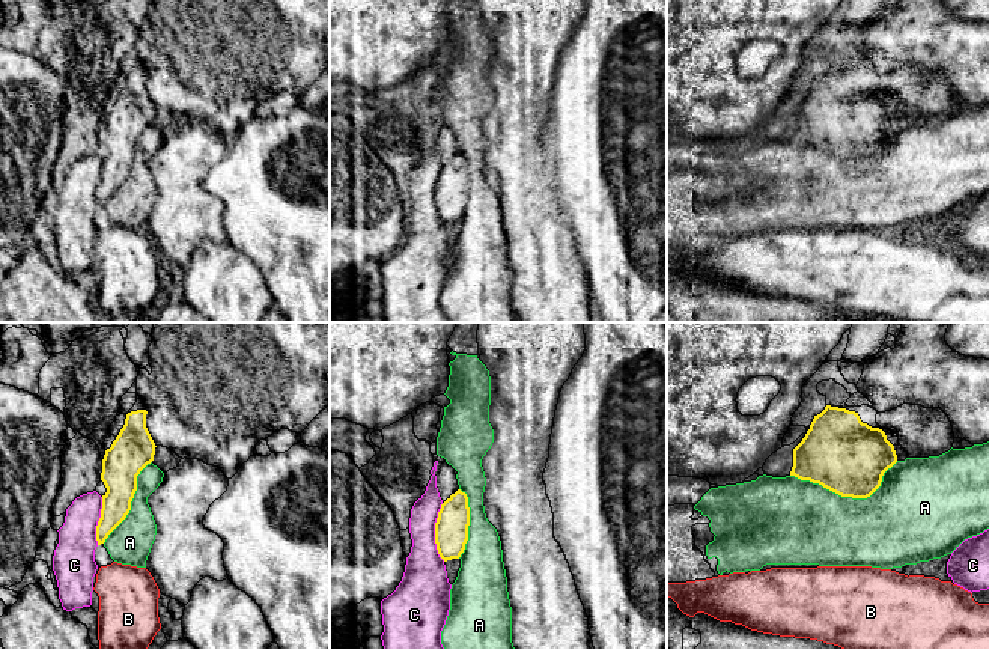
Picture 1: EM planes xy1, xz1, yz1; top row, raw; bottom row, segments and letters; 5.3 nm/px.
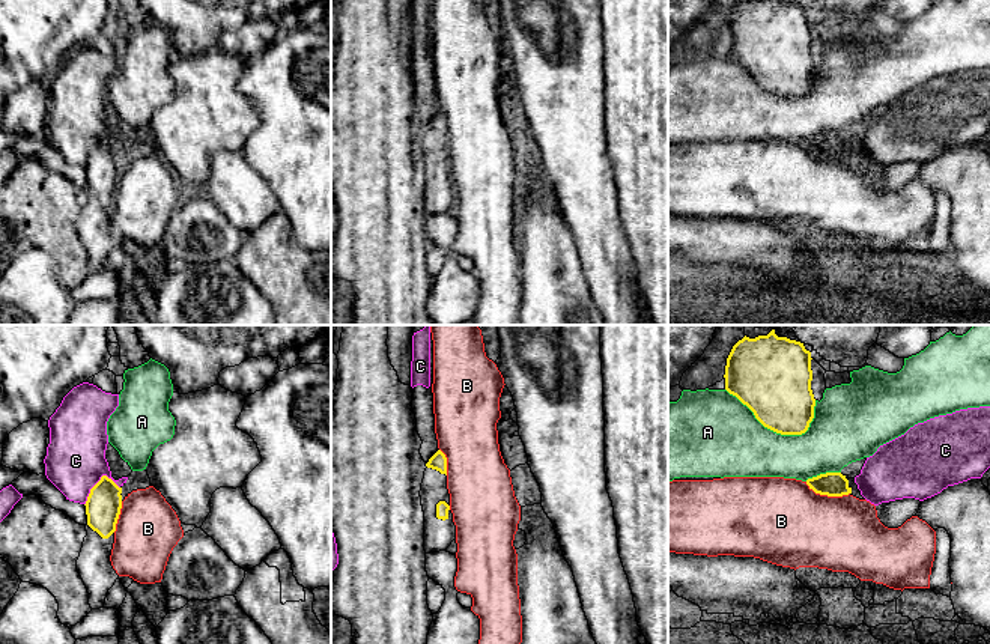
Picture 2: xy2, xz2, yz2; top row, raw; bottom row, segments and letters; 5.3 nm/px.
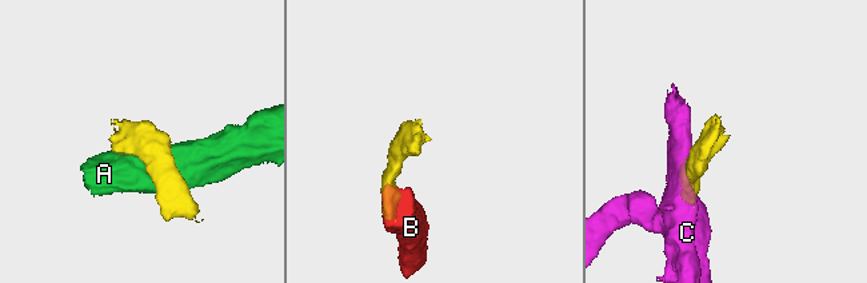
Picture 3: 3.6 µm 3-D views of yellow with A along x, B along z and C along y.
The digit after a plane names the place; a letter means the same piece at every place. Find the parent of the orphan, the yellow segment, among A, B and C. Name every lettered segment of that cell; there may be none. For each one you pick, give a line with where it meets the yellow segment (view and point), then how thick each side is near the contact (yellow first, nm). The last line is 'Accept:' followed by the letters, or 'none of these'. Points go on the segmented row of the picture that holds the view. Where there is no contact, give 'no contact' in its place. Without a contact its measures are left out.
Accept: none of these

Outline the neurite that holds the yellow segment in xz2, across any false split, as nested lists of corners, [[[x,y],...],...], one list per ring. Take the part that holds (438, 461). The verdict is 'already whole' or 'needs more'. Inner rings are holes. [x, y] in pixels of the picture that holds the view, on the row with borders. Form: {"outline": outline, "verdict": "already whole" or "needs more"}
{"outline": [[[438,450],[426,463],[421,483],[426,554],[445,551],[456,540],[456,525],[447,489],[447,457]]], "verdict": "needs more"}

